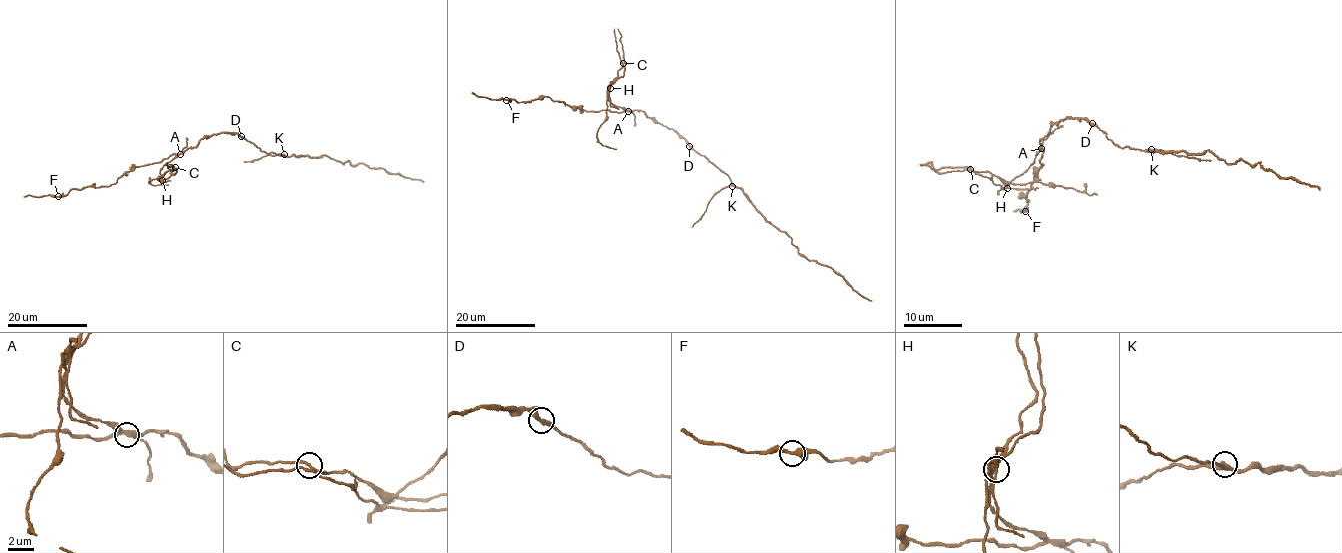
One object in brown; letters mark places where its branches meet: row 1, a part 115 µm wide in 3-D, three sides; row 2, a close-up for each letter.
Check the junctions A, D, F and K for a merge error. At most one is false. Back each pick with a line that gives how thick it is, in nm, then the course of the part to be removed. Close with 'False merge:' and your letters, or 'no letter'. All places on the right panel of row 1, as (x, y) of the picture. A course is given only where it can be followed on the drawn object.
A: 280 nm | (1041, 148), (1013, 183), (1039, 182), (1096, 195)
False merge: A

